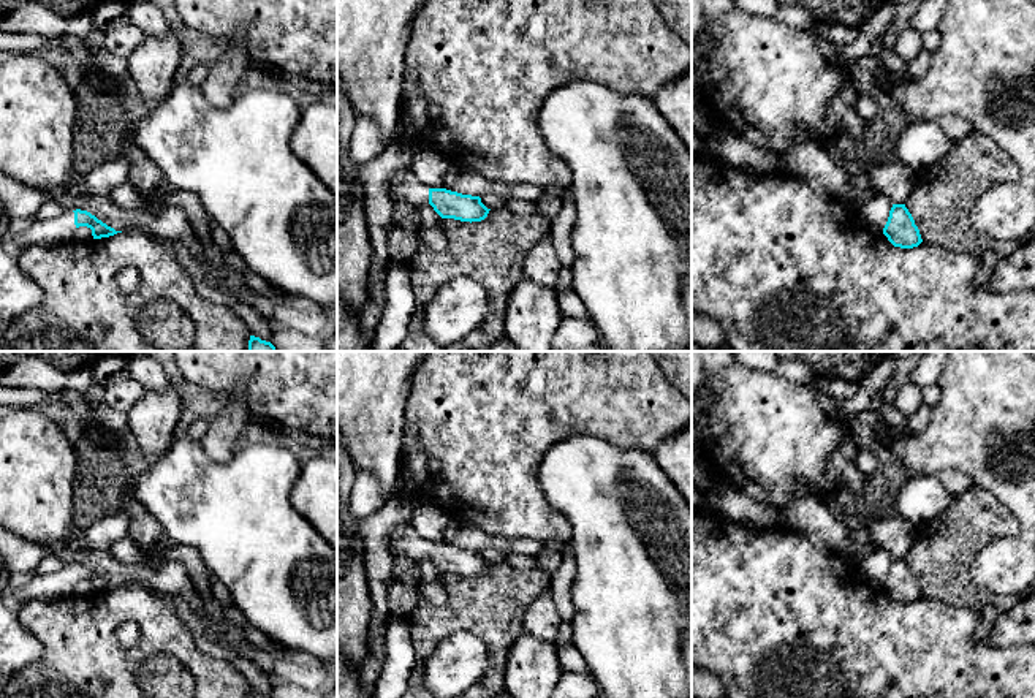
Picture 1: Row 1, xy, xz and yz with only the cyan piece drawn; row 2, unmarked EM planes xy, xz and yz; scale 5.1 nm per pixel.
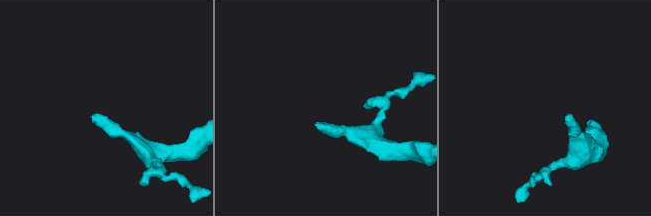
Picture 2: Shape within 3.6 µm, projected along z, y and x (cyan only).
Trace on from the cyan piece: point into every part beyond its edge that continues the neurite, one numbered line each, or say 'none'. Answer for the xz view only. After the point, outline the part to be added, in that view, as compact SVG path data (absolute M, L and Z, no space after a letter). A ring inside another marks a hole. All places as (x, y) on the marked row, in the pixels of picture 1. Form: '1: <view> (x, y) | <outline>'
1: xz (404, 187) | M404 169L391 176L388 195L392 201L402 201L413 207L429 204L429 187L423 185L413 173Z

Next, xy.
1: xy (18, 293) | M65 211L55 218L35 220L27 231L0 242L0 337L43 299L41 288L19 269L21 253L36 244L73 241L74 233L74 212Z

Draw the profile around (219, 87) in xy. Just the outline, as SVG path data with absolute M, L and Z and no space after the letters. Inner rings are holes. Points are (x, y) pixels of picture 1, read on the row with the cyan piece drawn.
M225 40L223 55L212 63L199 85L201 93L218 109L226 109L236 98L242 74L253 65L242 40Z

